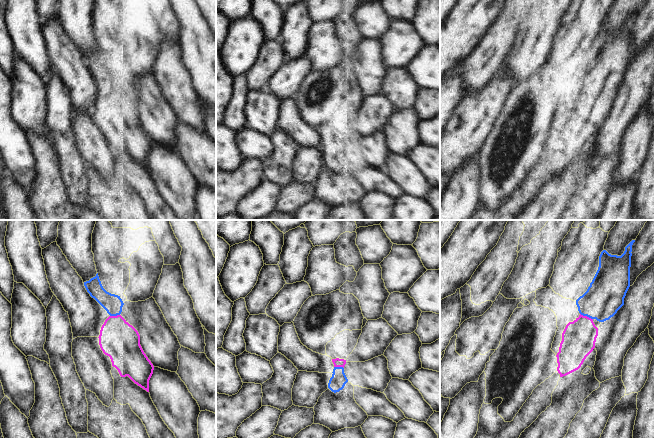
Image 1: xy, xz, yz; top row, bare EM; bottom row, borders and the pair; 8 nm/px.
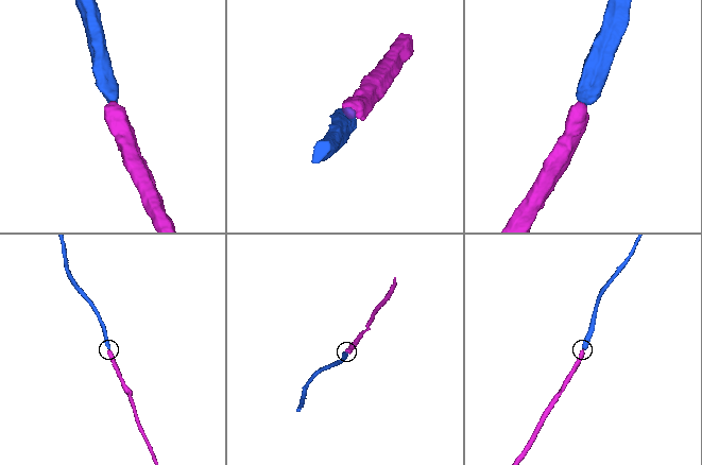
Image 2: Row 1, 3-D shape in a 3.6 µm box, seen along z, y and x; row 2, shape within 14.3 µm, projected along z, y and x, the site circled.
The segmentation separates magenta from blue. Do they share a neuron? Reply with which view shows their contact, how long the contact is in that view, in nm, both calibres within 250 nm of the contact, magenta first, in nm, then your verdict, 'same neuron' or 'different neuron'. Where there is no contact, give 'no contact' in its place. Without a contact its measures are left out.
yz | 120 nm | 280/300 nm | same neuron

